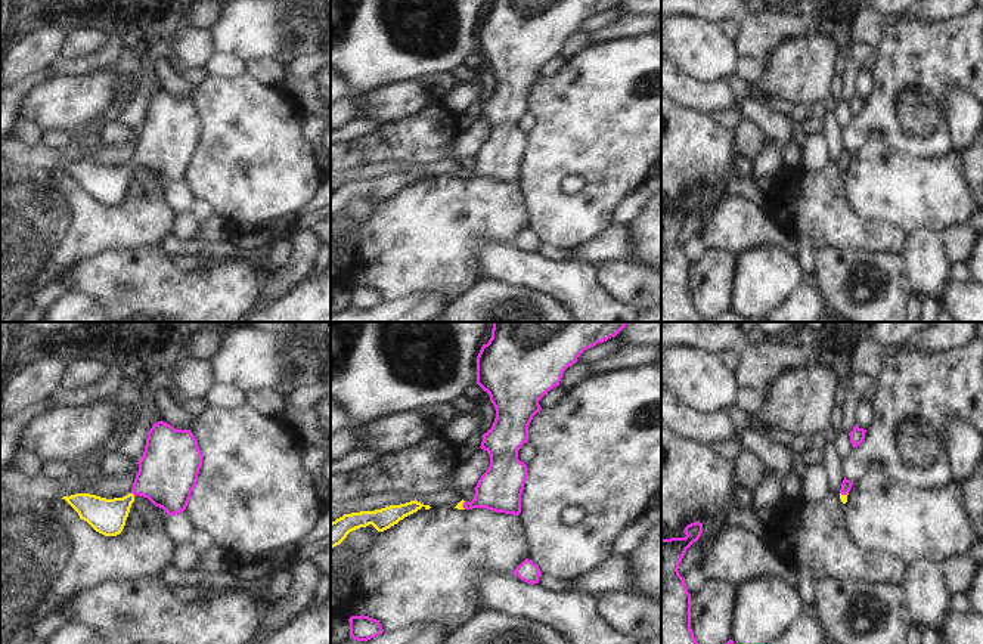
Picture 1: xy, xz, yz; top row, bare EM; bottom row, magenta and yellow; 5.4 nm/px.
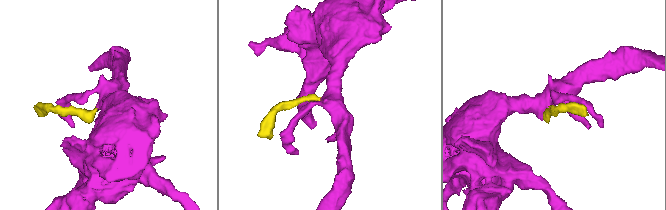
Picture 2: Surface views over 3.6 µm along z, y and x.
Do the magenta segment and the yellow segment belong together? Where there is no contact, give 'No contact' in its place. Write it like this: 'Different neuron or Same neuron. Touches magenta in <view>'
Same neuron. Touches magenta in xy.

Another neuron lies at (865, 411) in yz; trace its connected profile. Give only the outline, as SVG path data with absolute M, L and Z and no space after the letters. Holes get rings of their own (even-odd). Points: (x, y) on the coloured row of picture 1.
M862 400L856 409L856 425L868 430L874 422L874 405L872 400Z

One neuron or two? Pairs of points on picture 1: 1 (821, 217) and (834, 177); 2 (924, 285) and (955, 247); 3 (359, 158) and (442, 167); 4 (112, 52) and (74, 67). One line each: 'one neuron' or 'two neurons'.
1: one neuron
2: two neurons
3: two neurons
4: one neuron

